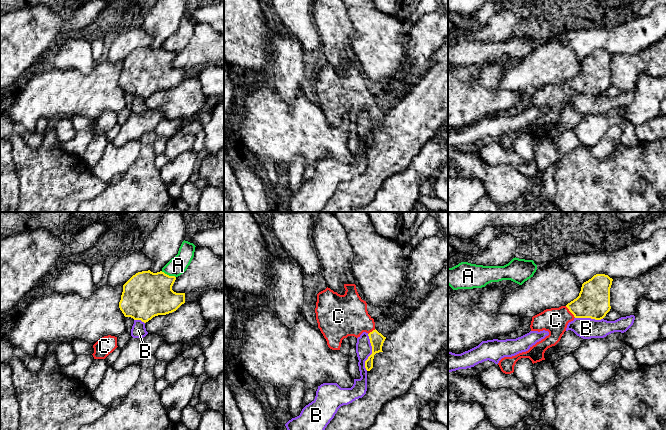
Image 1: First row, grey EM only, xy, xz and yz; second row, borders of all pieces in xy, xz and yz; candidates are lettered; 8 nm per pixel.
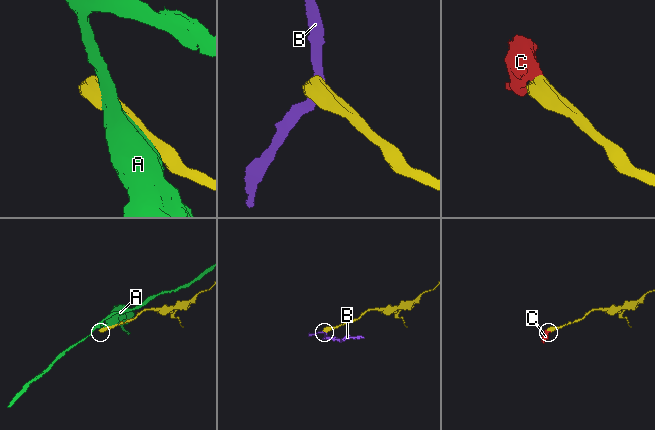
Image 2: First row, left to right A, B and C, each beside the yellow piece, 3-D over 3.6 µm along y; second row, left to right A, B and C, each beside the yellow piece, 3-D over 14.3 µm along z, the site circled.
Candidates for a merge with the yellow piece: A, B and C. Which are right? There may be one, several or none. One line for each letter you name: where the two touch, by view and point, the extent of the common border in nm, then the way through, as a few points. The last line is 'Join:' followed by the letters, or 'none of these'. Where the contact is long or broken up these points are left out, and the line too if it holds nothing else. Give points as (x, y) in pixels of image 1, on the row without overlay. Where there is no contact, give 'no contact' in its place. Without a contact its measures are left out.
C: meets yellow in yz at (570, 87); contact 130 nm long; runs through yz (593, 78), (570, 87), (555, 96)
Join: C

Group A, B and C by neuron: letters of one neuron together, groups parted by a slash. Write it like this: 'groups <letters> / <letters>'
groups A / B / C

